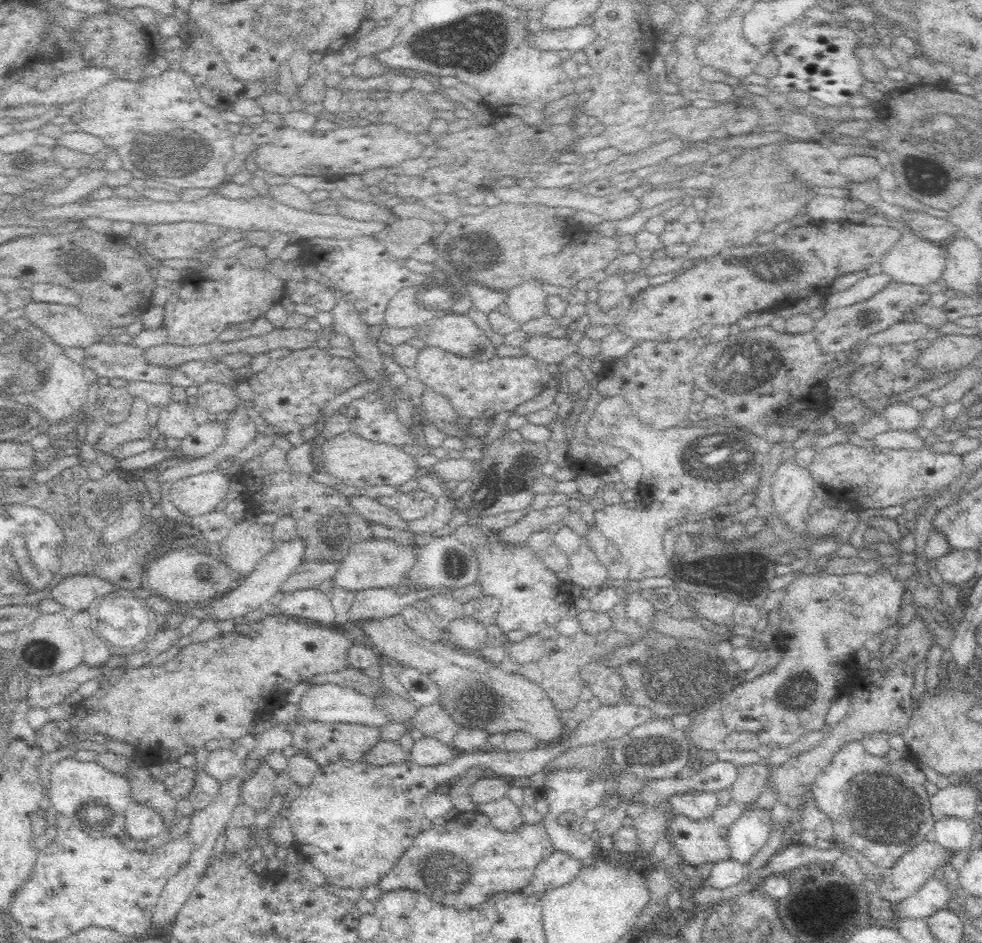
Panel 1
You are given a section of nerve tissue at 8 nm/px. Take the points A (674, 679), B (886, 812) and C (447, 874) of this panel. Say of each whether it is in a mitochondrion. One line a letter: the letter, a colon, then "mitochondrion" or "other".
A: mitochondrion
B: mitochondrion
C: mitochondrion

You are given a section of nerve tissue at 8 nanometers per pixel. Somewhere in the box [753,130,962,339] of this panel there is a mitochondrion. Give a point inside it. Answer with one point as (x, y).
(779, 264)

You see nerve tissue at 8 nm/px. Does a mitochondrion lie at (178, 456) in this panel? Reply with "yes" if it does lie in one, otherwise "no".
no

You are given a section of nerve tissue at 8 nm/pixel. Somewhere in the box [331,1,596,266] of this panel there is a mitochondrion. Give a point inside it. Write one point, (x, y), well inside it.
(477, 40)

